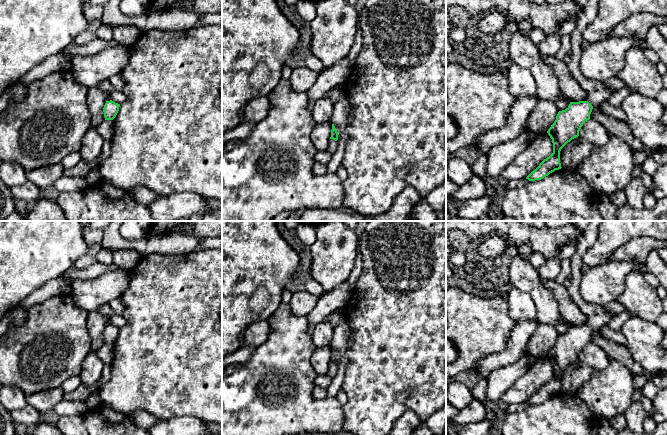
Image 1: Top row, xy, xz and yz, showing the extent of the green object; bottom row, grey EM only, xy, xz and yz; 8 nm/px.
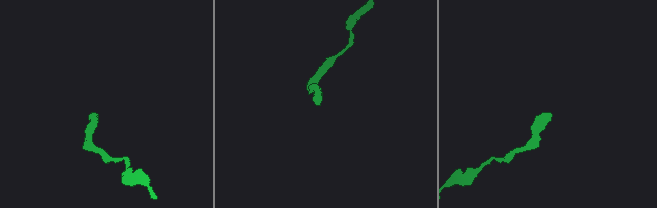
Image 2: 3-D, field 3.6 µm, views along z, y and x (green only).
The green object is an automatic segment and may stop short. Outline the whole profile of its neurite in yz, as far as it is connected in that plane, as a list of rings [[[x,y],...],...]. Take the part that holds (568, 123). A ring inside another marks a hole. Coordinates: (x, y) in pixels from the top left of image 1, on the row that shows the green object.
[[[588,0],[583,6],[582,13],[576,24],[576,28],[571,33],[571,61],[567,65],[569,73],[578,84],[587,92],[586,101],[570,102],[569,106],[559,111],[556,120],[548,129],[547,133],[552,139],[553,153],[544,159],[539,166],[532,171],[526,179],[529,181],[541,180],[555,170],[561,169],[560,151],[572,139],[579,136],[579,131],[583,124],[590,119],[592,109],[600,106],[609,99],[613,93],[607,88],[603,81],[589,80],[580,71],[580,58],[583,48],[582,34],[587,26],[595,19],[598,13],[600,0]]]

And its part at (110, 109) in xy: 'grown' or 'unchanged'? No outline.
grown

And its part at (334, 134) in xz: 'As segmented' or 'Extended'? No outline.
Extended

